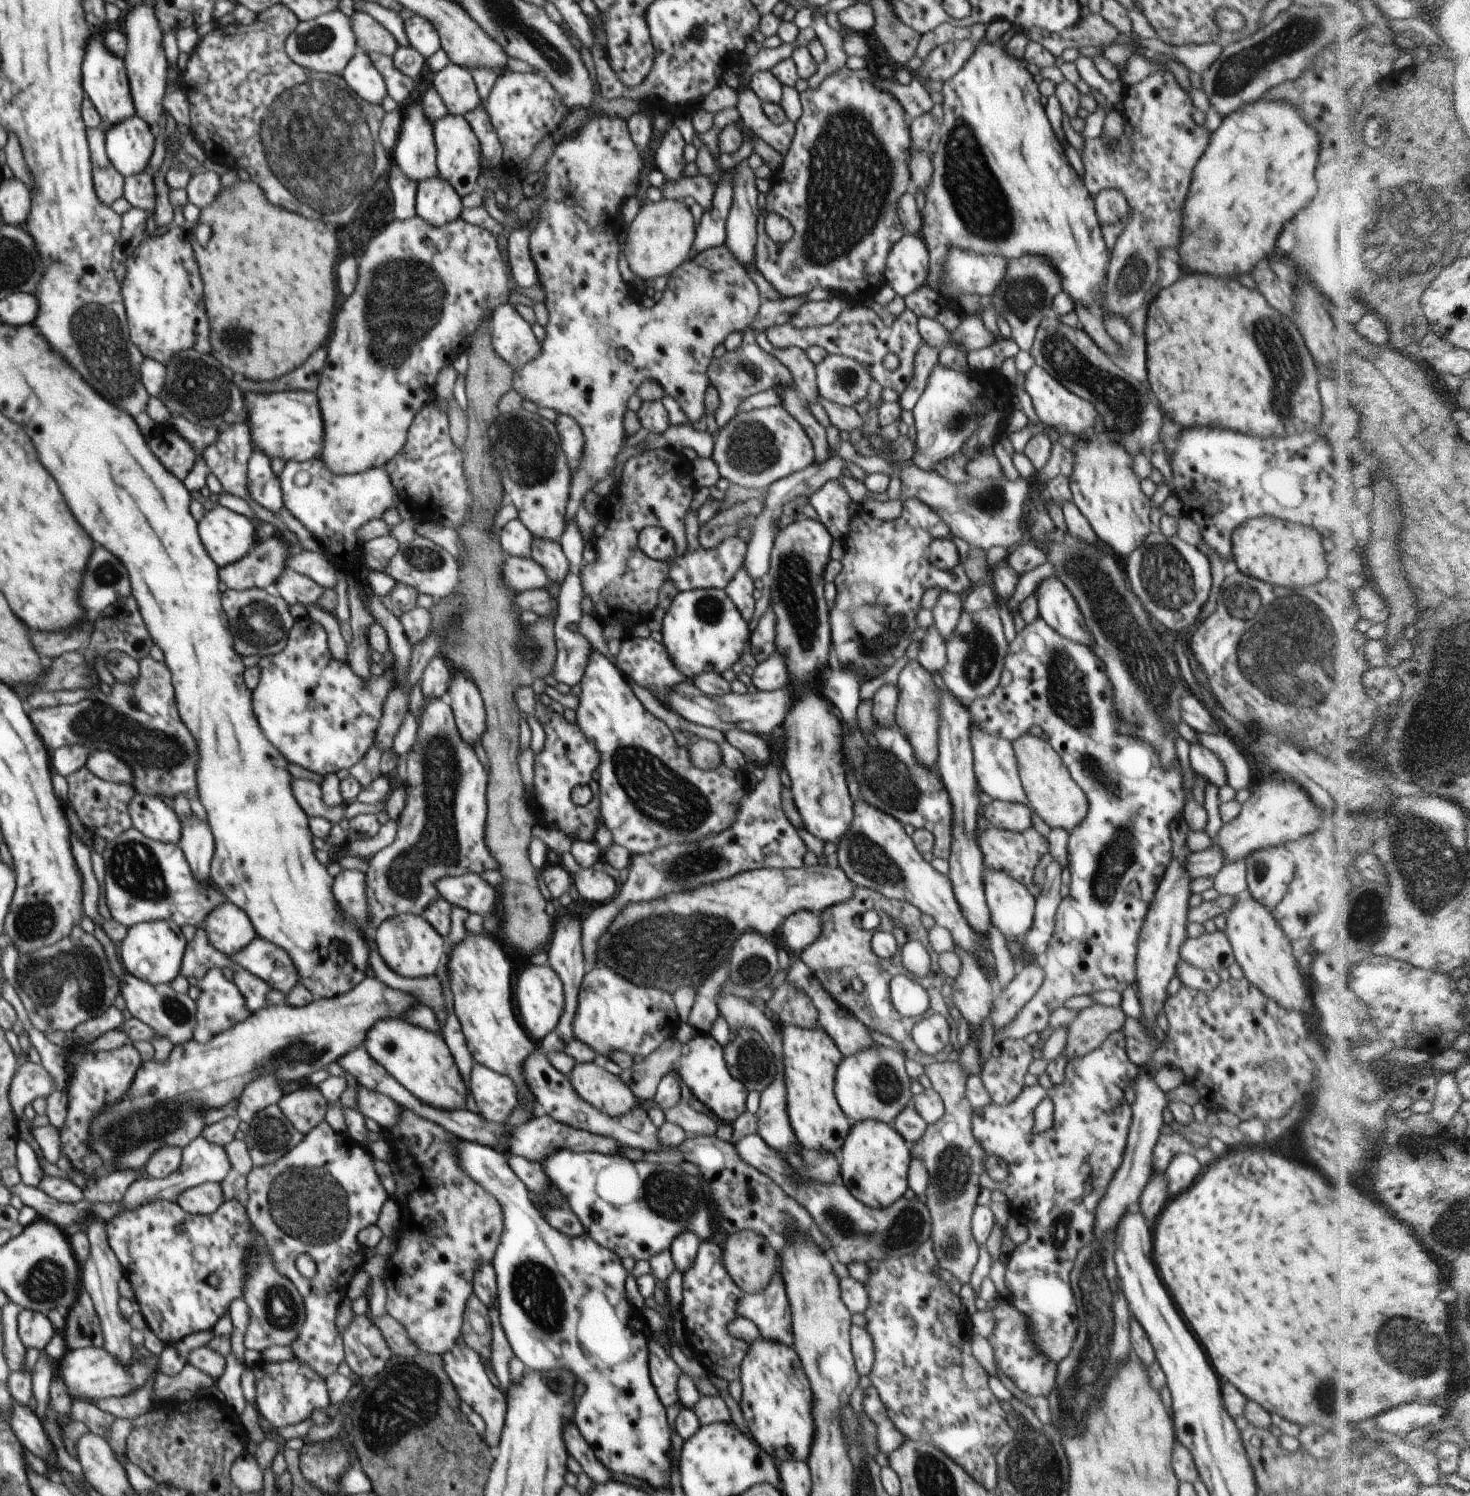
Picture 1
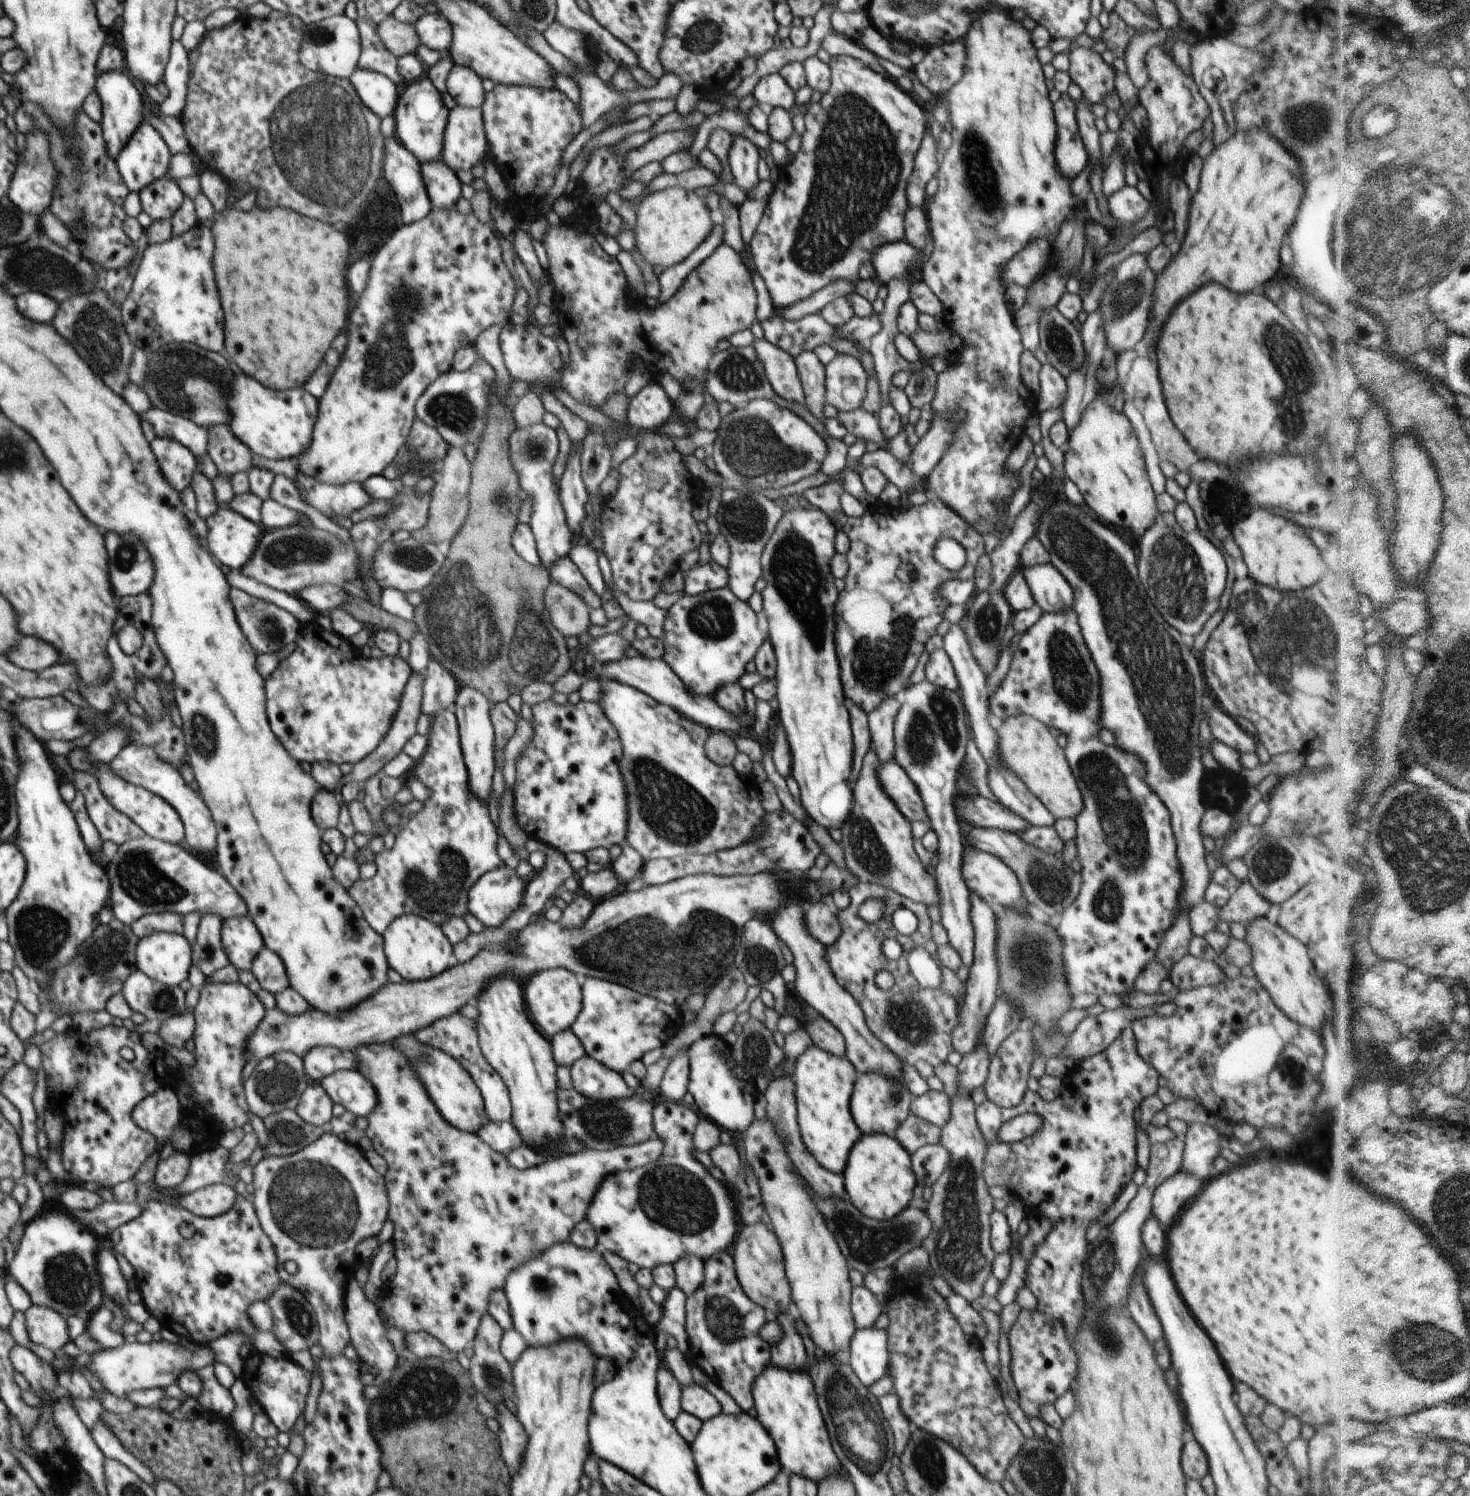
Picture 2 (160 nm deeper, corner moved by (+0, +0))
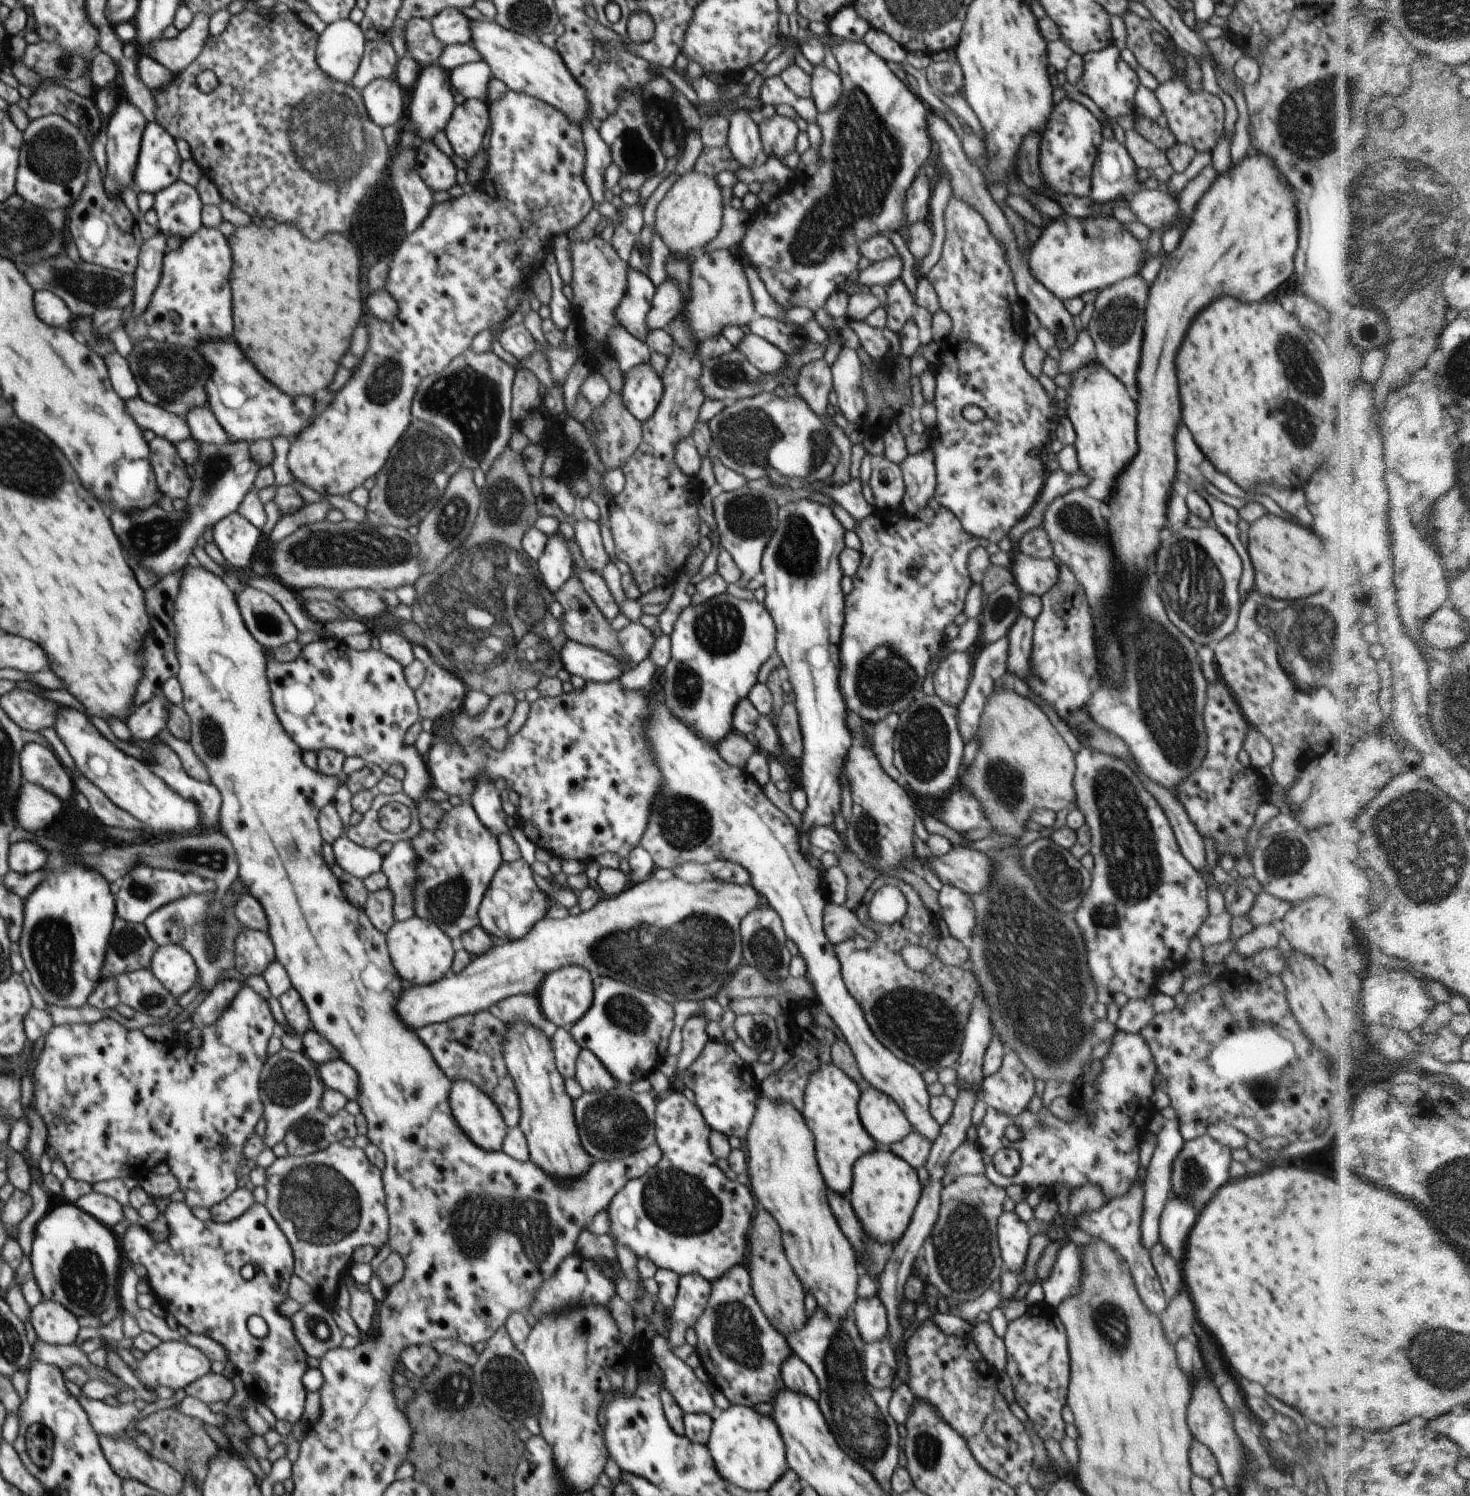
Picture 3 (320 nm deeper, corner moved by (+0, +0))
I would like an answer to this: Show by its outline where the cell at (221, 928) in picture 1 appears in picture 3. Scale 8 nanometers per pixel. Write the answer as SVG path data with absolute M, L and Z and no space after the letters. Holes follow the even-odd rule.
M243 928L235 940L235 968L244 977L263 974L276 960L268 933Z

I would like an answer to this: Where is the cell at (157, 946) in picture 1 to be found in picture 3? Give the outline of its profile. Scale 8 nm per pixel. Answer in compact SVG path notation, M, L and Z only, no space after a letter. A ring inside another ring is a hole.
M167 944L152 955L150 970L176 999L188 992L199 978L197 964L180 945Z

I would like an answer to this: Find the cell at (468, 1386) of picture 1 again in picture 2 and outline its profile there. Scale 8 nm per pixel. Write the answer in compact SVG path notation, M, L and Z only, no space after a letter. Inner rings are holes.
M492 1403L492 1404L494 1404L496 1406L497 1410L500 1412L500 1417L497 1420L499 1422L499 1425L500 1425L500 1430L497 1433L497 1440L498 1440L498 1443L500 1443L501 1454L502 1454L502 1456L504 1456L504 1460L506 1460L506 1464L508 1464L508 1466L510 1466L510 1470L514 1470L514 1472L518 1472L519 1469L521 1468L521 1464L523 1463L523 1458L524 1458L524 1455L525 1455L525 1452L526 1452L526 1449L527 1449L527 1446L528 1446L528 1443L529 1443L529 1436L527 1435L526 1429L522 1426L522 1423L517 1419L517 1416L514 1416L514 1414L512 1414L506 1408L506 1406L504 1406L504 1405L496 1405L495 1403Z

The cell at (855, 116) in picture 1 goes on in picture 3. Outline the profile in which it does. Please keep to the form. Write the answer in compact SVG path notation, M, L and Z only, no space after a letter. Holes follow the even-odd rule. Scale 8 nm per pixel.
M832 37L834 45L830 46L832 54L836 57L840 67L839 77L842 81L843 91L840 100L836 103L834 109L828 112L820 113L816 121L822 131L823 143L821 147L821 158L819 168L814 176L808 176L805 173L798 172L796 178L792 180L792 186L786 191L780 191L768 203L761 202L756 212L750 217L749 227L744 233L740 244L738 244L747 256L747 260L751 266L757 270L757 274L763 280L765 287L768 289L770 296L785 310L792 307L806 307L813 312L824 307L826 300L832 292L842 289L843 283L858 267L861 252L858 245L866 239L874 235L884 235L887 231L899 231L906 226L904 214L904 203L907 190L911 187L914 179L930 156L932 148L931 138L927 131L926 105L916 96L910 89L907 82L903 79L902 74L889 64L875 52L872 52L868 45L862 41L849 41Z

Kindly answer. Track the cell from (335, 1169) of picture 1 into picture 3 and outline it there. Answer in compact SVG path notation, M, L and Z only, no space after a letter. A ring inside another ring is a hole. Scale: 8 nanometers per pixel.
M342 1143L331 1144L309 1155L278 1157L266 1169L265 1207L290 1241L295 1256L294 1272L313 1288L316 1302L329 1309L336 1306L339 1284L348 1276L356 1248L372 1245L379 1250L389 1242L389 1216L382 1173L362 1149L345 1147Z

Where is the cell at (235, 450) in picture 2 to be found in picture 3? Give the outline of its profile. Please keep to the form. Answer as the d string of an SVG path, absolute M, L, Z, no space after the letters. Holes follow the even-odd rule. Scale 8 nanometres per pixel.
M208 404L191 408L184 420L191 430L191 436L195 441L215 445L223 445L230 441L229 436L218 422L212 407Z

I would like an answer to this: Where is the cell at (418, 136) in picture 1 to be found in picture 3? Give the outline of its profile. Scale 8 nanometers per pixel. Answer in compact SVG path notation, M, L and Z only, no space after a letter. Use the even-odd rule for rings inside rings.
M440 63L429 64L421 69L418 78L416 79L416 88L414 88L414 95L410 104L410 113L405 115L402 124L406 120L414 122L414 126L418 128L420 137L417 143L431 140L434 135L441 130L445 130L446 123L450 120L455 109L454 94L450 89L451 80L450 72L446 70Z

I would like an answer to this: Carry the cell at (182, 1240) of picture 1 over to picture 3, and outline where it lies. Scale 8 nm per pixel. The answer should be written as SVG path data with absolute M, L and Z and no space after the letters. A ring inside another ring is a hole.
M184 1201L170 1203L164 1214L171 1232L166 1242L157 1243L146 1229L136 1224L131 1224L126 1234L119 1238L126 1256L146 1268L148 1273L145 1278L151 1293L156 1296L156 1302L190 1333L209 1336L224 1347L228 1360L234 1364L248 1393L270 1408L281 1428L288 1428L302 1420L308 1392L302 1385L302 1376L309 1368L307 1352L296 1338L291 1318L278 1311L278 1306L289 1298L289 1282L295 1274L295 1256L288 1237L265 1205L260 1203L254 1203L239 1219L227 1223L199 1220ZM248 1263L256 1263L262 1269L260 1272L256 1270L251 1280L244 1279L240 1273L242 1266ZM253 1314L262 1316L266 1321L269 1331L264 1338L254 1337L248 1331L246 1322Z

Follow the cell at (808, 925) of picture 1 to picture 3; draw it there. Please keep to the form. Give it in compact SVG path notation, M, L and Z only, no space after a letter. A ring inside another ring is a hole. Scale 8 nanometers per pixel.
M828 901L823 912L823 929L833 945L867 932L855 911L832 901Z

